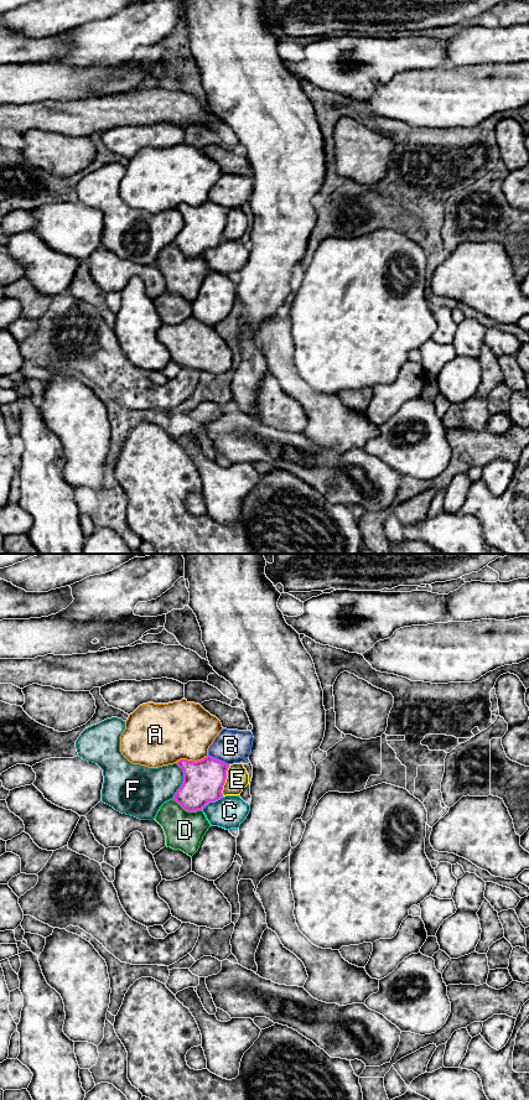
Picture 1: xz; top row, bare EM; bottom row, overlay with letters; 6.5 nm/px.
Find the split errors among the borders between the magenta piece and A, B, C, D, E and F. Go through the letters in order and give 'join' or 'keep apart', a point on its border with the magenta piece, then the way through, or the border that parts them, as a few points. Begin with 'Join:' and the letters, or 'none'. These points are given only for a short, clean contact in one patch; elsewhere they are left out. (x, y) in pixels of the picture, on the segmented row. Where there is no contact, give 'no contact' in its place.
Join: E
A: keep apart | xz (191, 761)
B: keep apart | xz (218, 759)
C: keep apart | xz (211, 800)
D: keep apart | xz (187, 810)
E: join | xz (224, 781)
F: keep apart | xz (183, 781)

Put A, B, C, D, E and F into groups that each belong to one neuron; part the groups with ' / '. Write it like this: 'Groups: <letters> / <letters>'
Groups: A / B / C / D / E / F

